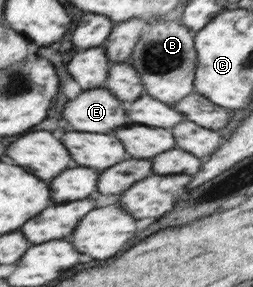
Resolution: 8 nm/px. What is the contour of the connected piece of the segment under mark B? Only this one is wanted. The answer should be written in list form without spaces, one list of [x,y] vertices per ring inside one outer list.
[[[176,21],[149,22],[148,29],[139,35],[140,41],[132,52],[131,59],[134,68],[145,85],[146,93],[160,102],[174,104],[184,101],[194,89],[194,71],[196,67],[195,33]]]

